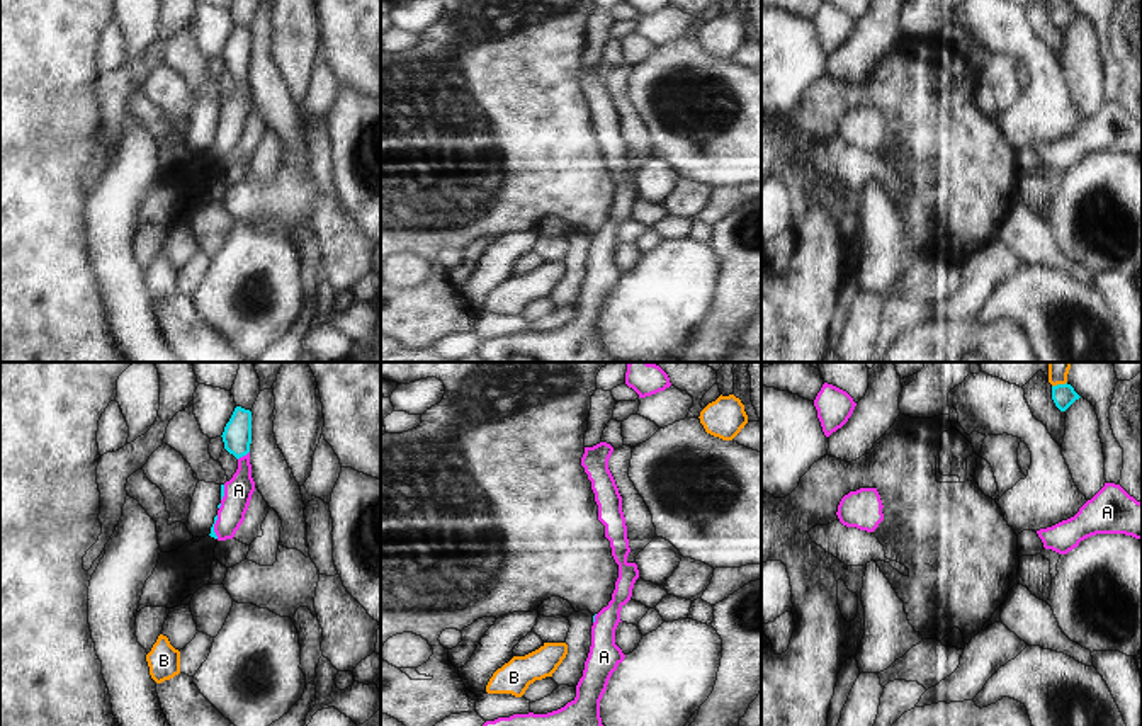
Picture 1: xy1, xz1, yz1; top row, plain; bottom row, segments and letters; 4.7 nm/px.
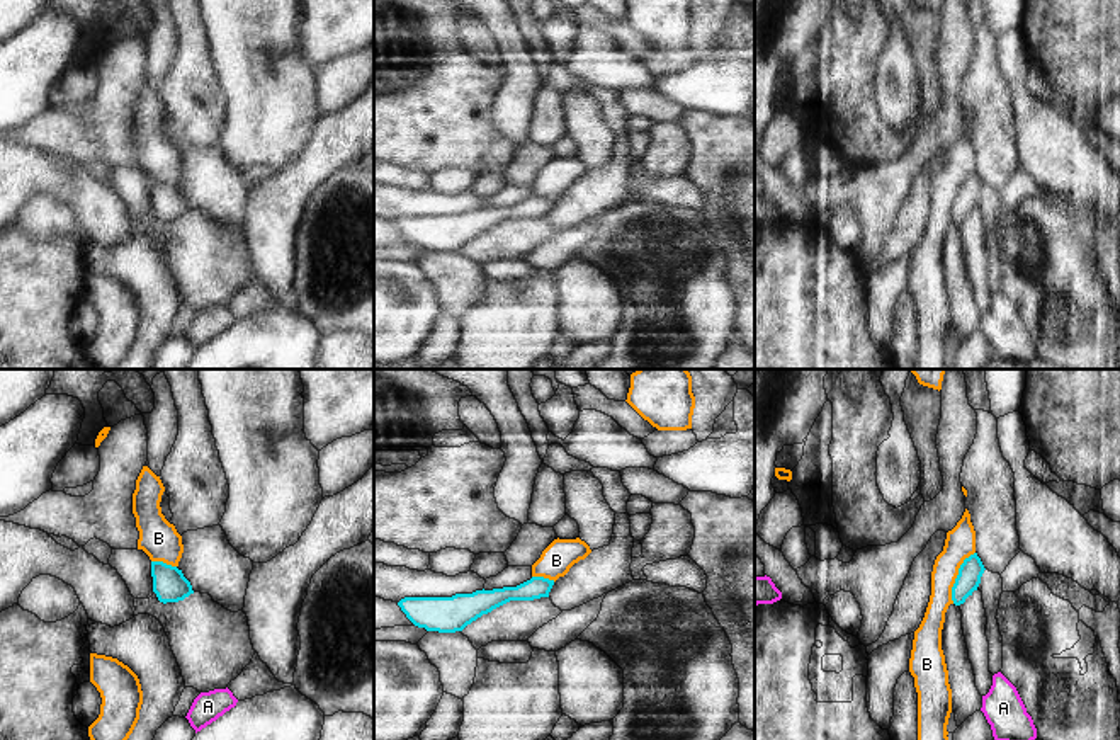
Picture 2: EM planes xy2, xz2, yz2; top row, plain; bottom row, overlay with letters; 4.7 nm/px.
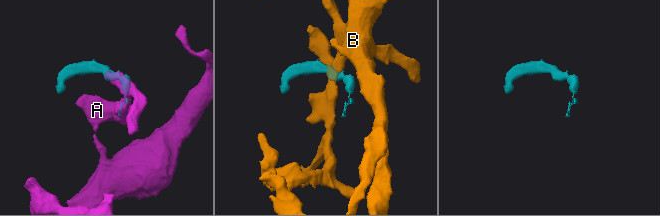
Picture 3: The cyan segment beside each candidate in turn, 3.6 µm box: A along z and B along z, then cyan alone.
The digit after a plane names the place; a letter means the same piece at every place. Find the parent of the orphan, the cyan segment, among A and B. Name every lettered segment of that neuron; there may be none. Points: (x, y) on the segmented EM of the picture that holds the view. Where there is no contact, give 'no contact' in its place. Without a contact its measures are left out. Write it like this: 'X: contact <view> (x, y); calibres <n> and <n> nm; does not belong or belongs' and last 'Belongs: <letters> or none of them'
A: contact xy1 (243, 454); calibres 140 and 140 nm; belongs
B: contact yz2 (957, 577); calibres 120 and 140 nm; does not belong
Belongs: A

